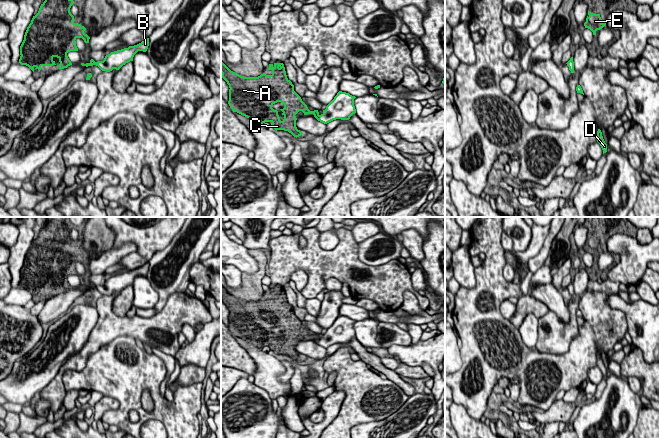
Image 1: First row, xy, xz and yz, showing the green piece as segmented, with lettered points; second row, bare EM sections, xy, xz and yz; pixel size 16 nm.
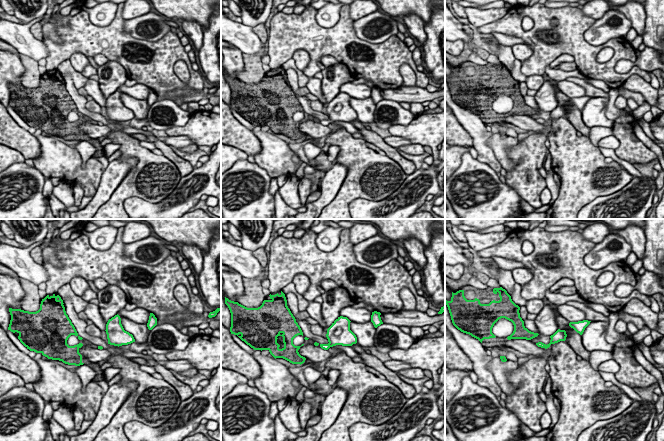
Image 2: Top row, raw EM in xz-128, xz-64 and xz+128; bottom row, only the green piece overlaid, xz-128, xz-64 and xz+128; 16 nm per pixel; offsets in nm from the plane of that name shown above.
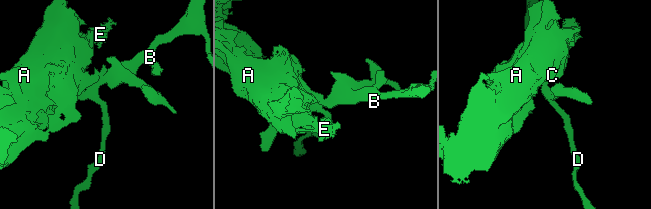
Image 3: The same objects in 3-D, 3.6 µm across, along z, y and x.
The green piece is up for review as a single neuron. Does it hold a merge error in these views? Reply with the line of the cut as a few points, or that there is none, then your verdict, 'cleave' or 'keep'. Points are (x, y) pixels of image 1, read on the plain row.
cut in xz along (319, 339), (316, 342); cleave

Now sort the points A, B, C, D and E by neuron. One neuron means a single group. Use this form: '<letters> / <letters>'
A C E / B D

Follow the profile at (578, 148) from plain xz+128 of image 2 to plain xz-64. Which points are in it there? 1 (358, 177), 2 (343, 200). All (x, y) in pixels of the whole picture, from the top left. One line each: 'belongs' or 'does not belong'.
1: belongs
2: belongs

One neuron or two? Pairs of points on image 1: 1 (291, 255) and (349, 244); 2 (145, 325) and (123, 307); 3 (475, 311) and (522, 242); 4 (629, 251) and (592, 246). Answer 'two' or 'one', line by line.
1: one
2: two
3: two
4: two

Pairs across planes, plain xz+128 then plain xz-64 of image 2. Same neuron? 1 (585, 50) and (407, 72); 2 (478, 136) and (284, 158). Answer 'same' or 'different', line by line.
1: different
2: same

